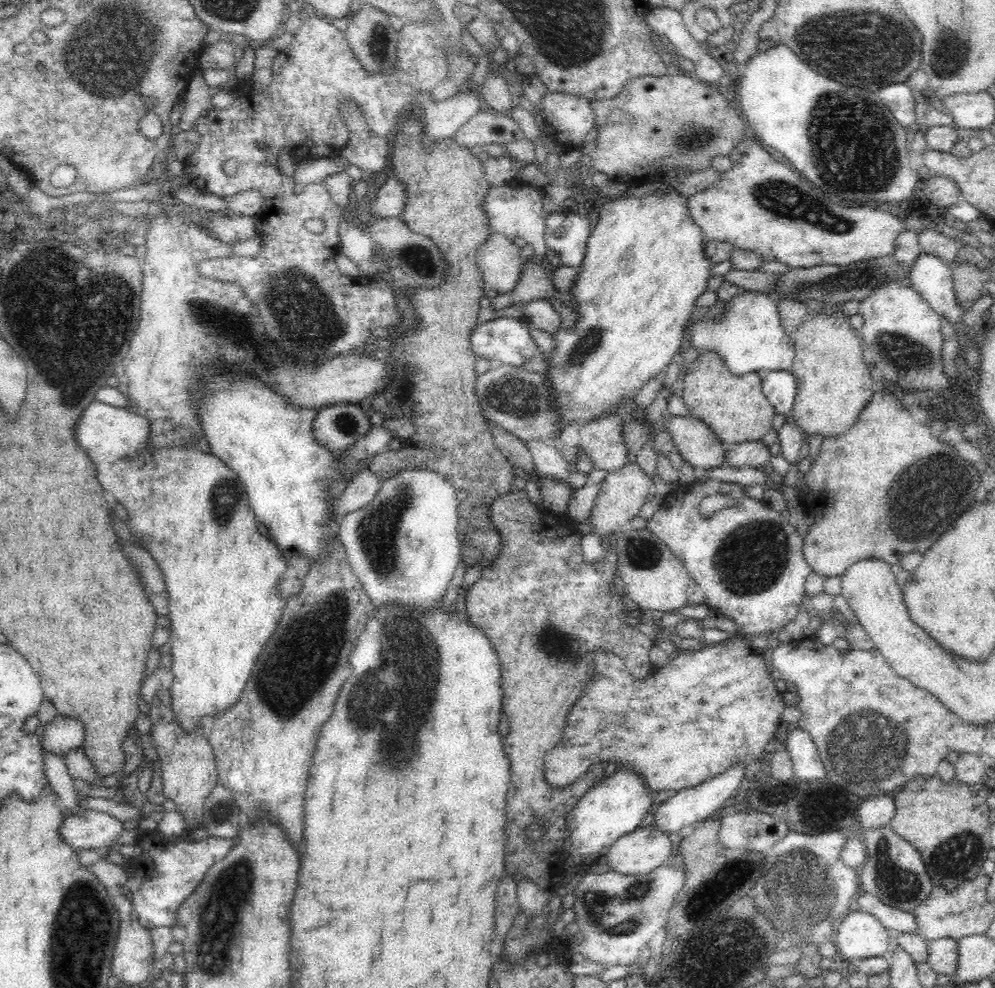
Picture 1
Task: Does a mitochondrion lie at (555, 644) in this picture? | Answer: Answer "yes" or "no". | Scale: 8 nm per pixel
yes

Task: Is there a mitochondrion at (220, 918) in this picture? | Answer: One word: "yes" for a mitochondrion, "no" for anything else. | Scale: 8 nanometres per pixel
yes

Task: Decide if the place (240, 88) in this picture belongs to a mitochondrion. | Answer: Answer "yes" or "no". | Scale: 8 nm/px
no

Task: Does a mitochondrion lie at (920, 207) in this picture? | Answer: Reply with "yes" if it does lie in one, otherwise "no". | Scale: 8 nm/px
no

